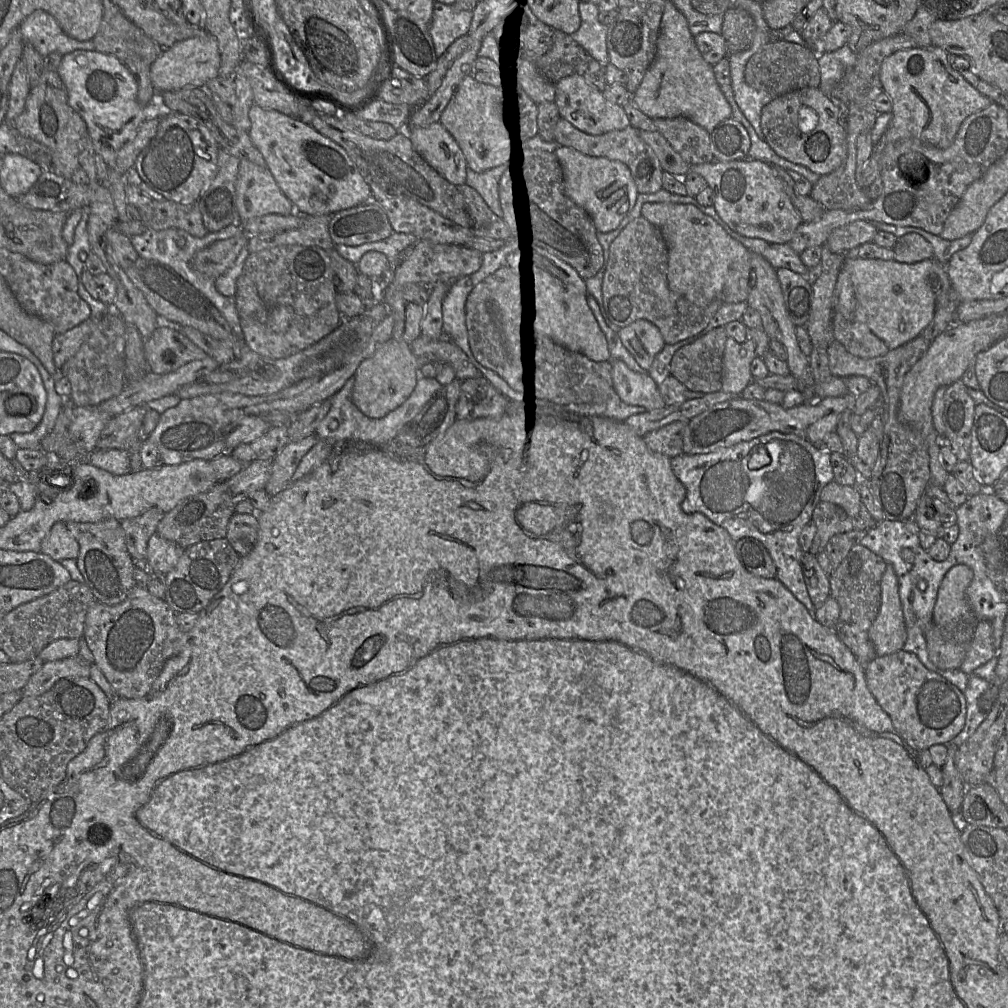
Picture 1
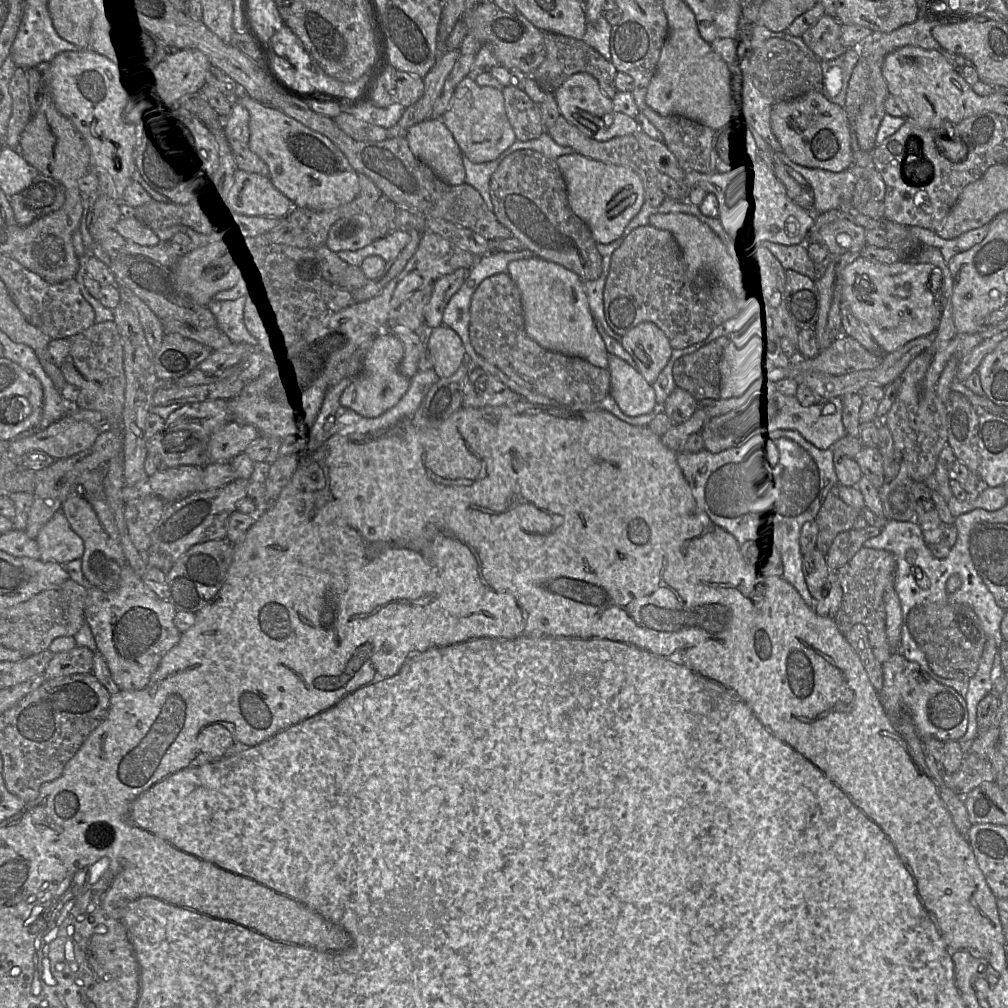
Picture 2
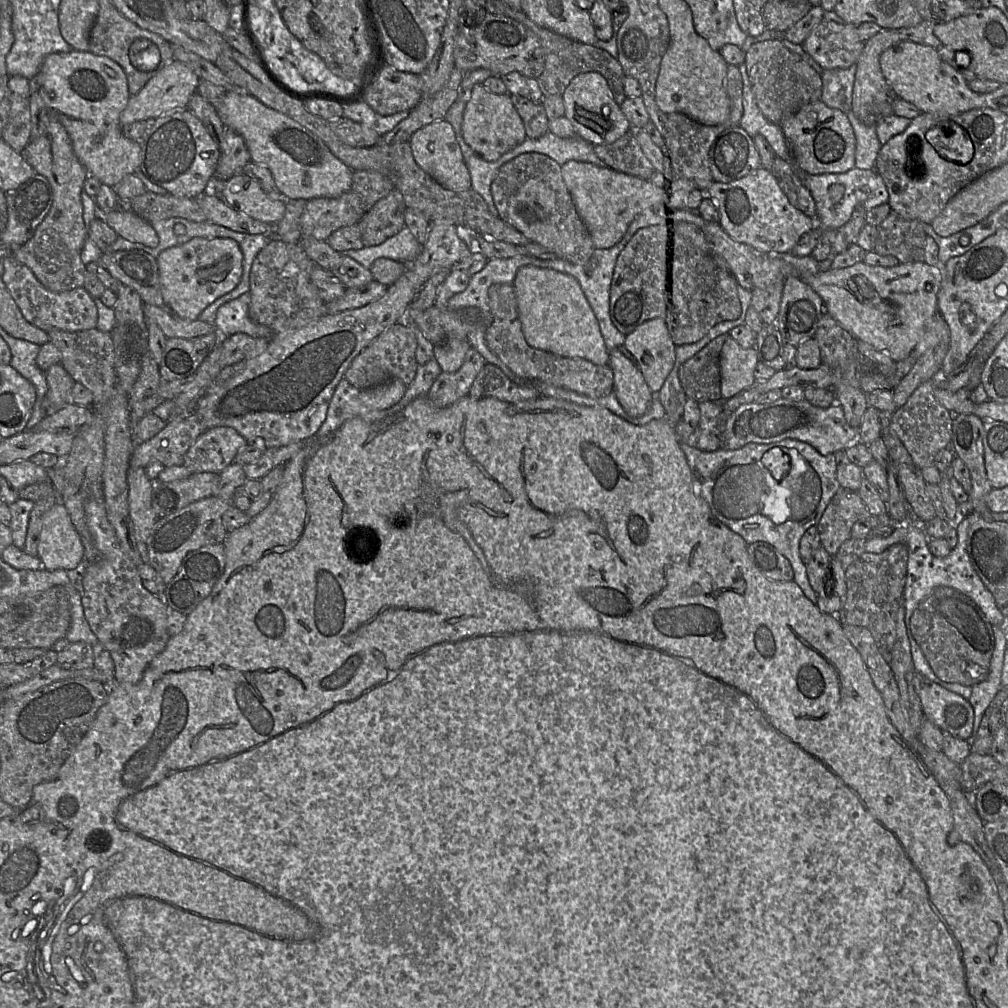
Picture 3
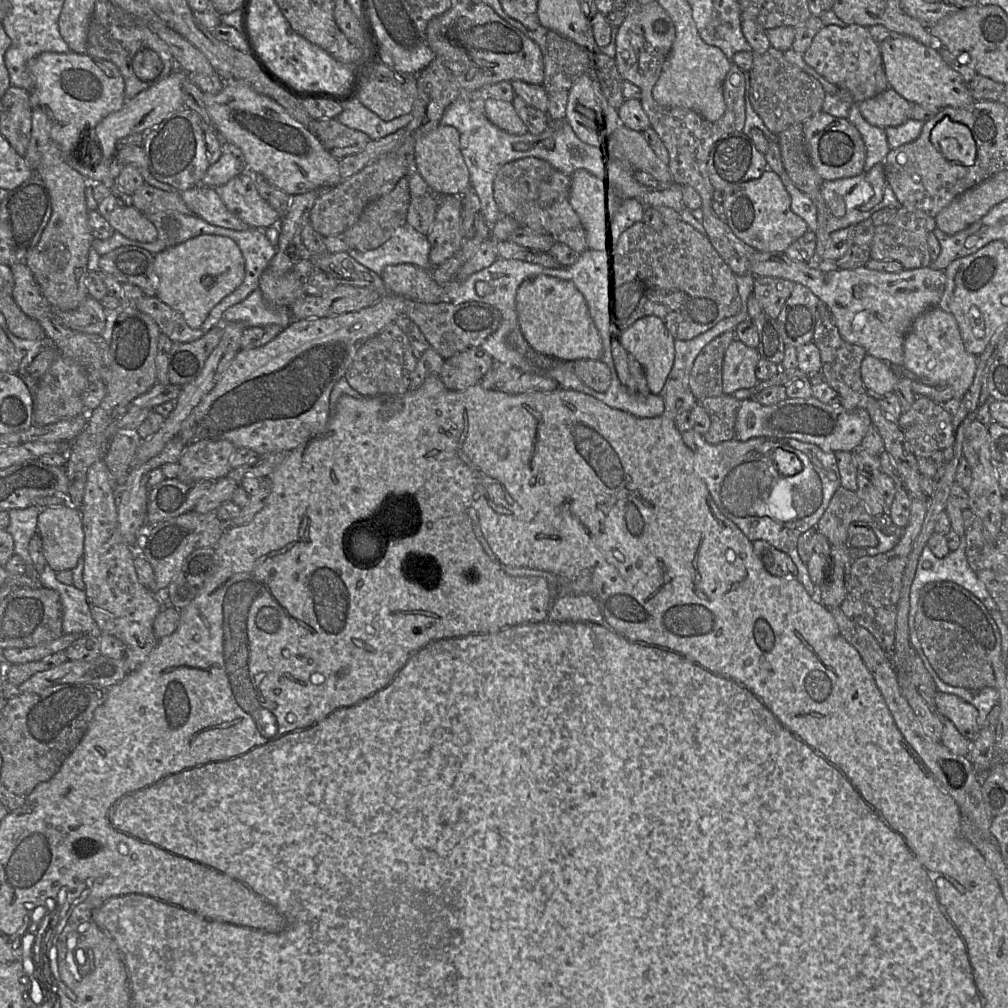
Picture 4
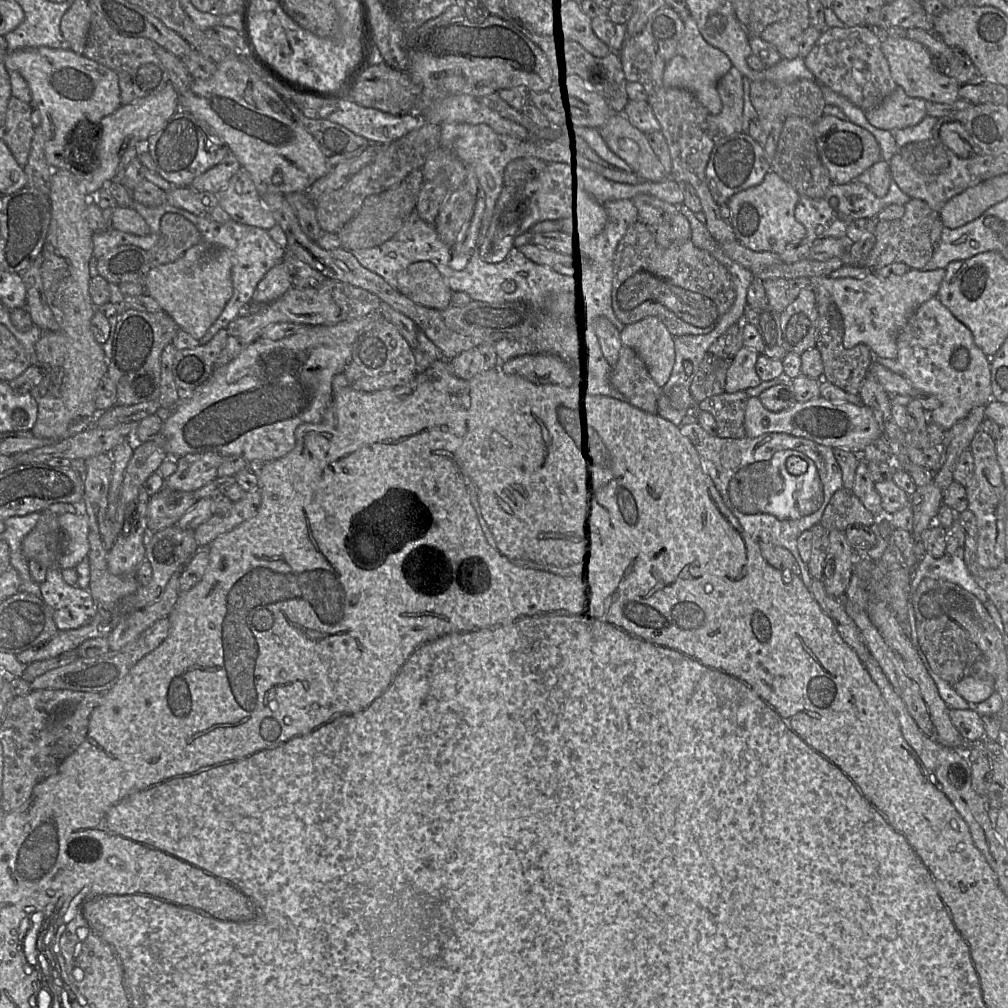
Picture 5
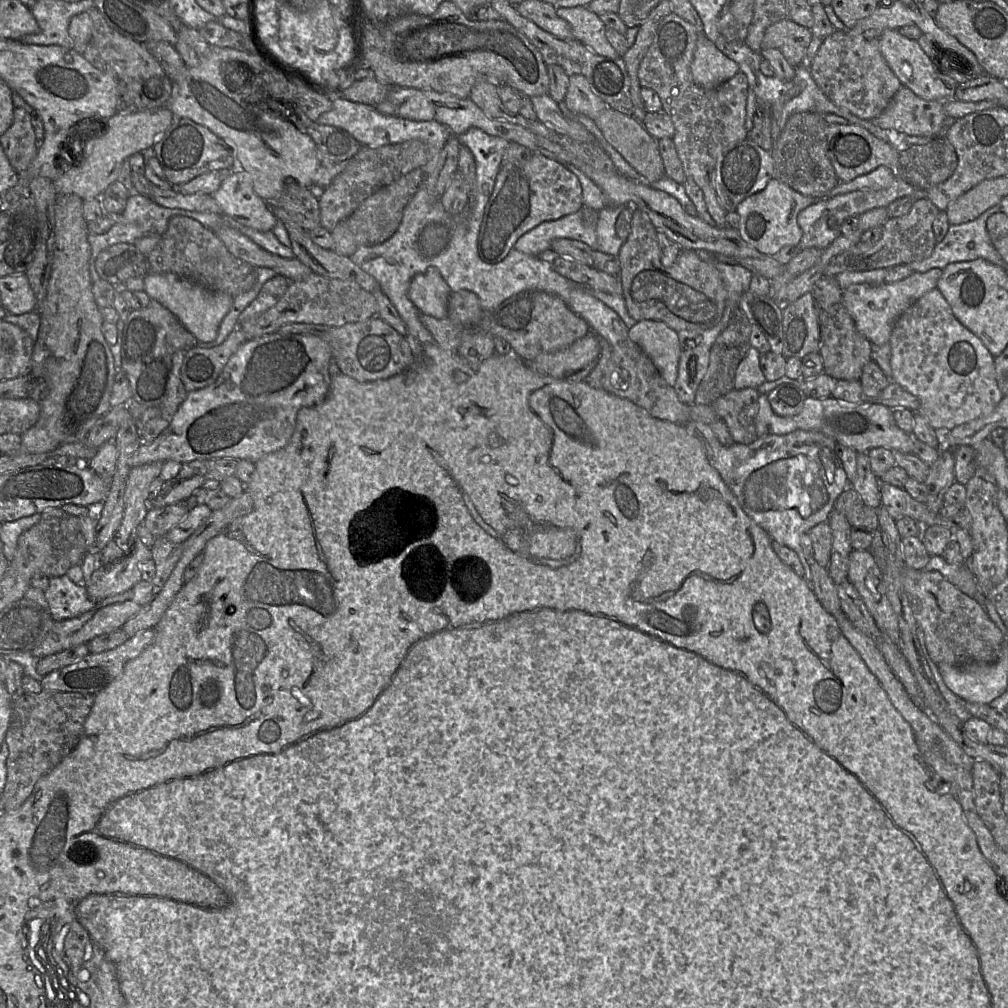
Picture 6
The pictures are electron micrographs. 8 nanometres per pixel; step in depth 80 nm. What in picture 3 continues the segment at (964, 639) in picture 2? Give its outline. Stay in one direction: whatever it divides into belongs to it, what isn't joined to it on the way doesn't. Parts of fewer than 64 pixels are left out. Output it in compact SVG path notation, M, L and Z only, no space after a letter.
M936 586L914 609L910 629L930 667L941 680L973 686L987 678L995 648L993 625L964 593L948 586Z

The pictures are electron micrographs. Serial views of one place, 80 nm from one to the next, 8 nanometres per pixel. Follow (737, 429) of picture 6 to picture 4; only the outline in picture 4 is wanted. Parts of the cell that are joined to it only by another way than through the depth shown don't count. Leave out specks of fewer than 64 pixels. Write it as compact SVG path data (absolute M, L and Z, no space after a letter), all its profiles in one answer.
M724 394L700 402L711 420L709 430L703 435L708 443L719 444L735 438L735 423L741 402L733 395Z

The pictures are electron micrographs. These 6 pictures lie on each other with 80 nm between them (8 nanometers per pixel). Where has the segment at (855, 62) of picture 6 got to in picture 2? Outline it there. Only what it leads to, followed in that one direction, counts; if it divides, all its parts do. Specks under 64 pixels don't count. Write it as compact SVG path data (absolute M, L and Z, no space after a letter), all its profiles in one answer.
M824 14L801 38L820 61L834 60L848 50L841 40L841 30L840 22Z

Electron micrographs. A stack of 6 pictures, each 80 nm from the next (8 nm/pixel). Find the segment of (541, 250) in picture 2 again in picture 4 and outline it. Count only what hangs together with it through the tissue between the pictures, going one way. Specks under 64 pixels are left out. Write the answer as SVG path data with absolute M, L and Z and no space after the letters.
M535 157L510 161L504 164L495 176L494 199L502 216L513 218L521 227L549 234L555 242L570 247L580 255L588 249L586 231L569 199L558 199L550 206L541 206L538 202L539 189L549 179L553 170L548 162Z

